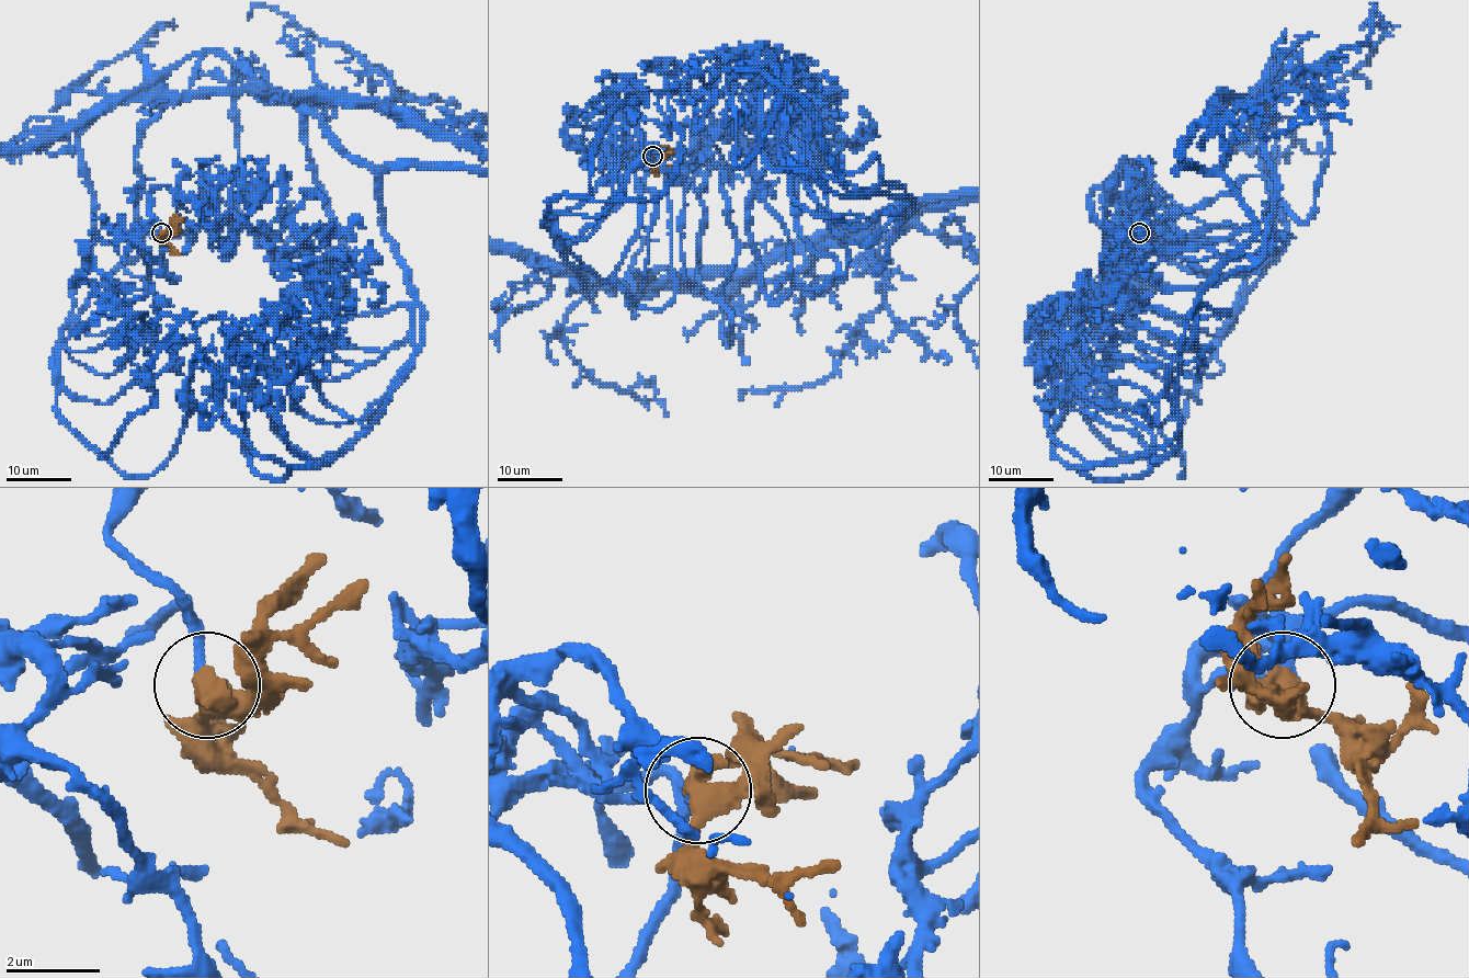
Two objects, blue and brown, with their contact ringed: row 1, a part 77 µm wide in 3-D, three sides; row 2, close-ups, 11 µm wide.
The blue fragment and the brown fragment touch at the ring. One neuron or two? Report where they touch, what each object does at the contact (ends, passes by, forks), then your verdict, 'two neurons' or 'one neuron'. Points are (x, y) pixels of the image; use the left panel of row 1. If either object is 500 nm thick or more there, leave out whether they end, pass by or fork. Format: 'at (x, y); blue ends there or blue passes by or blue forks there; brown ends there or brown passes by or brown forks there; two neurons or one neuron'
at (161, 232); one neuron

